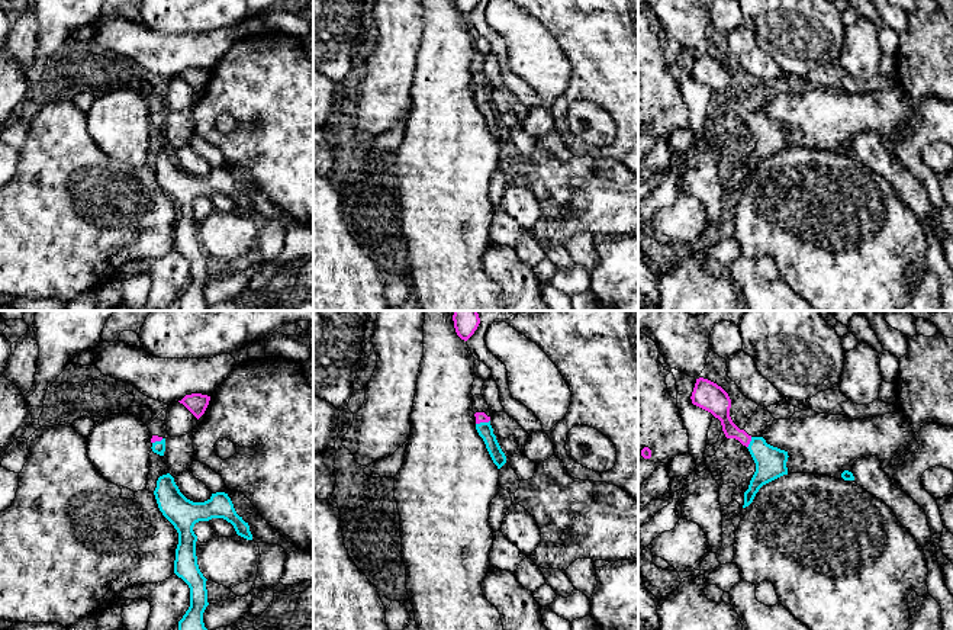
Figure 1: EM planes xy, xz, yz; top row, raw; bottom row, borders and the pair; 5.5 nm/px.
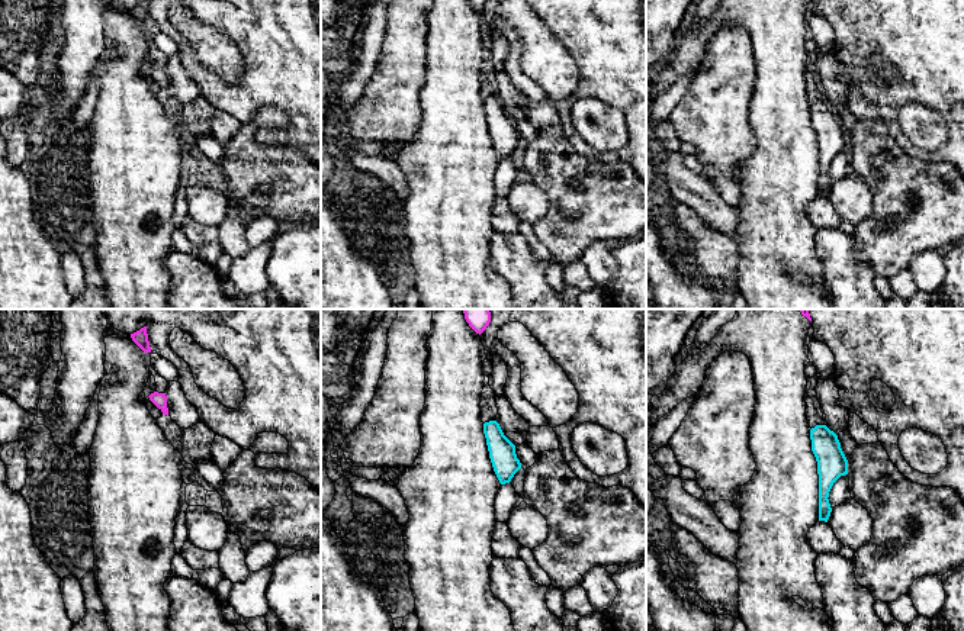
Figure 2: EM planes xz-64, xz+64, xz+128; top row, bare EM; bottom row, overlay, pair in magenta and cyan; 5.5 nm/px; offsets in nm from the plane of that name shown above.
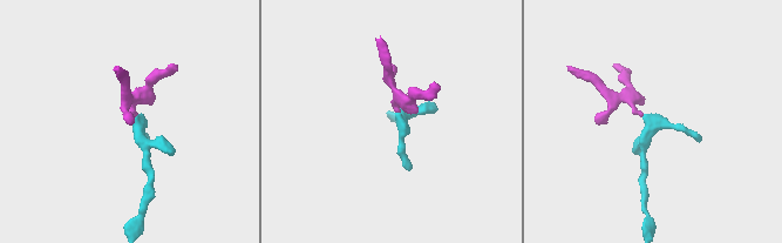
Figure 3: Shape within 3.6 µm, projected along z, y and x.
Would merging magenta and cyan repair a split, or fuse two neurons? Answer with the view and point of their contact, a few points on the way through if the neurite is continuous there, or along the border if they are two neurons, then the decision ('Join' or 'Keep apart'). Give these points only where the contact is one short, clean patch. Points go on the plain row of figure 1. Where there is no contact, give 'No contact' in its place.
Touches magenta at xz (482, 96). Path across: xz (480, 92), (482, 96), (485, 105). Join

